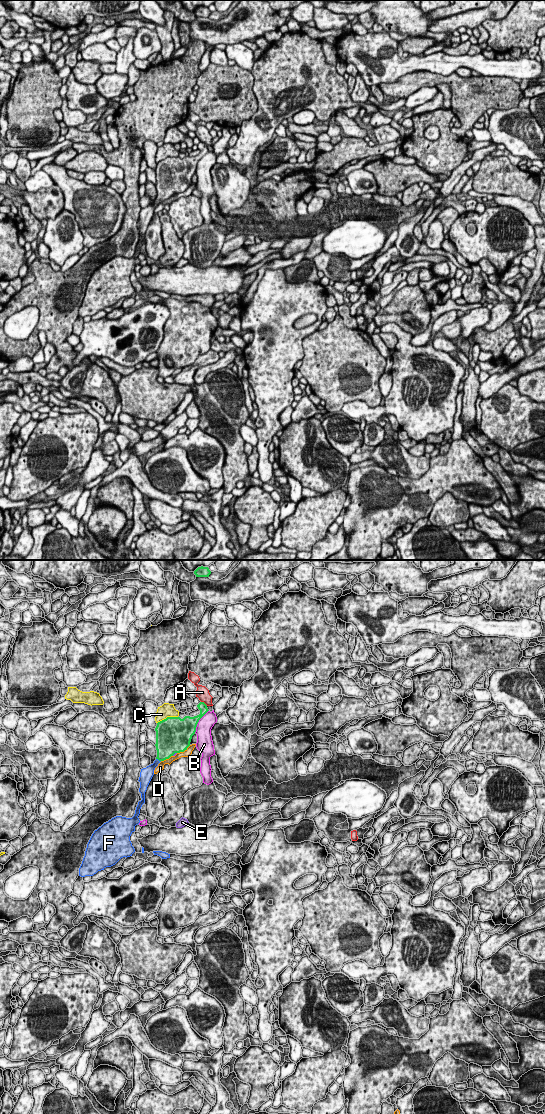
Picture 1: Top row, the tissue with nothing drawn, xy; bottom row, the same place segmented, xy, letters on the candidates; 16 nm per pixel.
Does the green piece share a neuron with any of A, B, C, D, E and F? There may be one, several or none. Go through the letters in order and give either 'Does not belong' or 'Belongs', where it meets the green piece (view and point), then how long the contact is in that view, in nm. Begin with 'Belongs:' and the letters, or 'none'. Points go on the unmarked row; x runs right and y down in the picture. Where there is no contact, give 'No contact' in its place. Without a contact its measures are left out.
Belongs: F
A: Does not belong. Touches green at xy (203, 142). Shared border 130 nm
B: Does not belong. Touches green at xy (198, 161). Shared border 440 nm
C: Does not belong. Touches green at xy (167, 157). Shared border 360 nm
D: Does not belong. Touches green at xy (183, 191). Shared border 260 nm
E: Does not belong. Touches green at xy (174, 193). Shared border 100 nm
F: Belongs. Touches green at xy (158, 199). Shared border 100 nm

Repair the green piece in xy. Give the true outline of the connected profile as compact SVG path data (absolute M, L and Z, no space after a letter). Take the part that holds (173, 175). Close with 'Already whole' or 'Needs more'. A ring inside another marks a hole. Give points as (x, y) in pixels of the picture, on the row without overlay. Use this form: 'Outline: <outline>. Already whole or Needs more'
Outline: M204 142L197 145L200 154L194 157L167 157L157 163L157 197L153 204L141 209L139 222L142 240L138 242L132 258L116 256L104 263L92 274L85 291L79 316L93 316L106 307L115 305L121 298L130 297L135 292L130 281L135 266L140 263L140 249L145 243L145 232L154 215L154 210L161 201L169 199L175 193L184 192L190 186L199 160L209 151Z. Needs more

